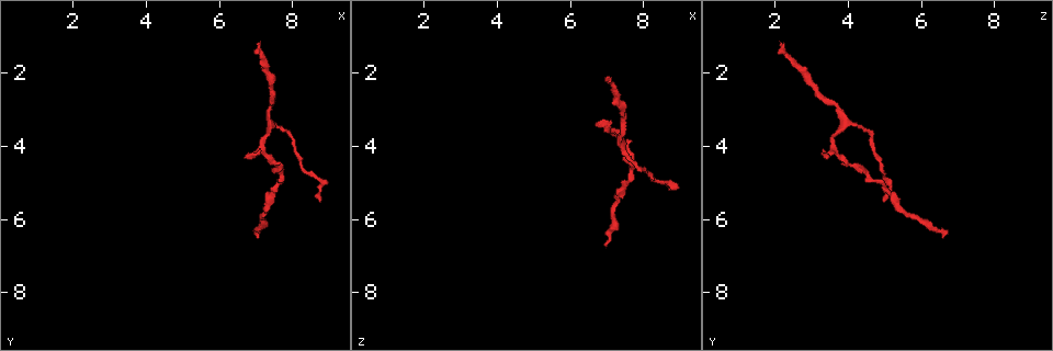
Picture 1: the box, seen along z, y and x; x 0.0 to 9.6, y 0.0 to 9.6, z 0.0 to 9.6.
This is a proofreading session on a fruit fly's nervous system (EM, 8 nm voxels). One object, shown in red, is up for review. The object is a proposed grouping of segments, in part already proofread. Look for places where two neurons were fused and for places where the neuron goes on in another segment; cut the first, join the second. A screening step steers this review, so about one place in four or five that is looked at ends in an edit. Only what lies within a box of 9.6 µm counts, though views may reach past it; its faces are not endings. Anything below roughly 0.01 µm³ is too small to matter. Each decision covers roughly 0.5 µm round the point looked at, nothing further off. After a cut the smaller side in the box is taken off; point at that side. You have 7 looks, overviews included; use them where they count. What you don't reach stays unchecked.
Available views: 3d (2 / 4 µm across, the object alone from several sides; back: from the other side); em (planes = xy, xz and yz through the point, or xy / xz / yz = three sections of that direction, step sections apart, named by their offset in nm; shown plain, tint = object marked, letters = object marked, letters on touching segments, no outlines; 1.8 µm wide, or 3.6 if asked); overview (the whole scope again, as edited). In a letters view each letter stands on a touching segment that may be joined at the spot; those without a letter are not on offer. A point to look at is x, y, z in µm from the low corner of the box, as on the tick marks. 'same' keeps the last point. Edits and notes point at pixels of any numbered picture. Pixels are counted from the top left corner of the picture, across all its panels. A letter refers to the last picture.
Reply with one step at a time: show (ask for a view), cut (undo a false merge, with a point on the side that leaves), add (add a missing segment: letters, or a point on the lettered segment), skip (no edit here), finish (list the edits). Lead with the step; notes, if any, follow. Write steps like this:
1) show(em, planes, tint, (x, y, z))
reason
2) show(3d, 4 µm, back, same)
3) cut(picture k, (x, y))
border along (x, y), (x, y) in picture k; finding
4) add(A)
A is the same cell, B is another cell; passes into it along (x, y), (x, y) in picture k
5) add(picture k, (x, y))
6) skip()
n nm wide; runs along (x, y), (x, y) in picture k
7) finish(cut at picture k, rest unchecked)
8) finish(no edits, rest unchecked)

show(3d, 4 µm, (7.05, 1.20, 2.30))
an open end

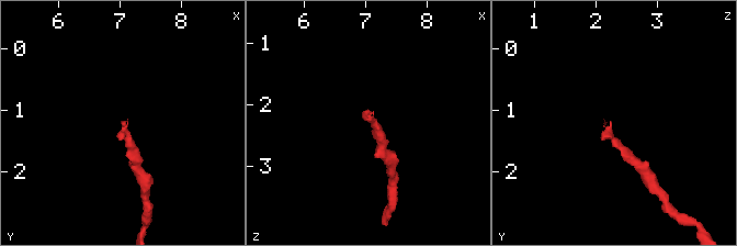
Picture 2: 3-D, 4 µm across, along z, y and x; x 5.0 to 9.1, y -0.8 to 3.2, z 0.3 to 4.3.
show(em, planes, letters, (7.00, 1.20, 2.20))
now the EM

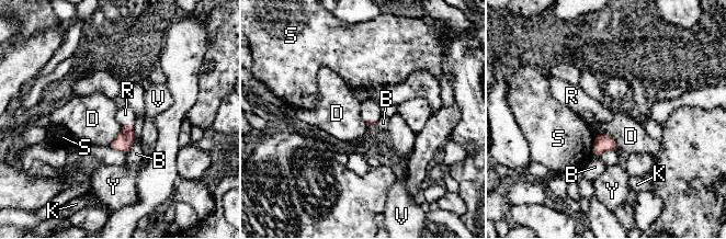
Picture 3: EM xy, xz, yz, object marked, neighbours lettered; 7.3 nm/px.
add(R)
B touches over 240 nm; R is the same cell, B, D, K, S, V and Y are other cells; passes into it along (123, 141), (127, 123), (125, 114) in picture 3; it goes on there

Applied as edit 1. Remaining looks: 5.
show(3d, 2 µm, (6.65, 4.40, 3.40))
branch stops here

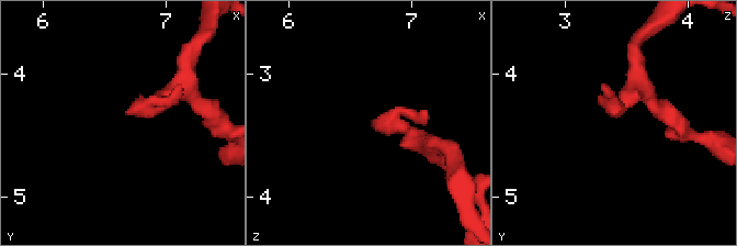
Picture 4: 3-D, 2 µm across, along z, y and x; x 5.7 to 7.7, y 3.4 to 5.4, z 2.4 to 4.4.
show(em, planes, letters, (6.70, 4.36, 3.40))
shape alone is not enough

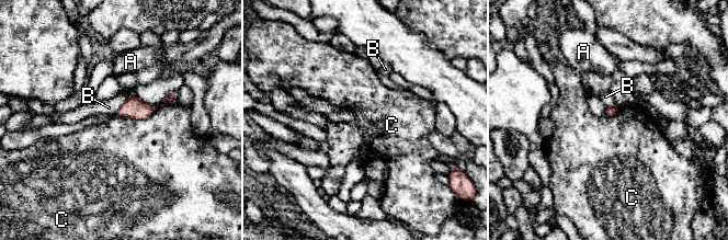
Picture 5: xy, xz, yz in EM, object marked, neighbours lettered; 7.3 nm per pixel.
skip()
C touches over 320 nm; A, B and C are other cells; border along (158, 106), (144, 118), (115, 114) in picture 5; none of them fits

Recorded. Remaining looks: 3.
show(em, xz, step 8, letters, (6.95, 6.30, 6.75))
tapers out

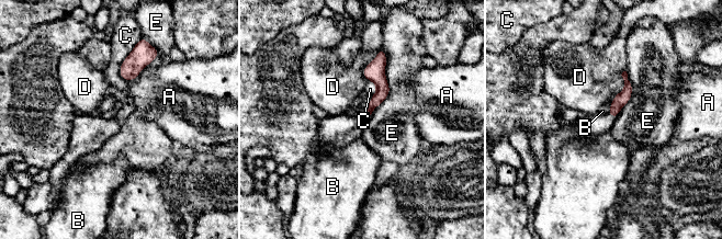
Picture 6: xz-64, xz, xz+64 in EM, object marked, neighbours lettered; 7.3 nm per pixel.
skip()
A, B, C, D and E are other cells; border along (382, 48), (388, 94), (373, 109) in picture 6; none of them fits

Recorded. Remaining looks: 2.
finish(add at picture 3, rest unchecked)

